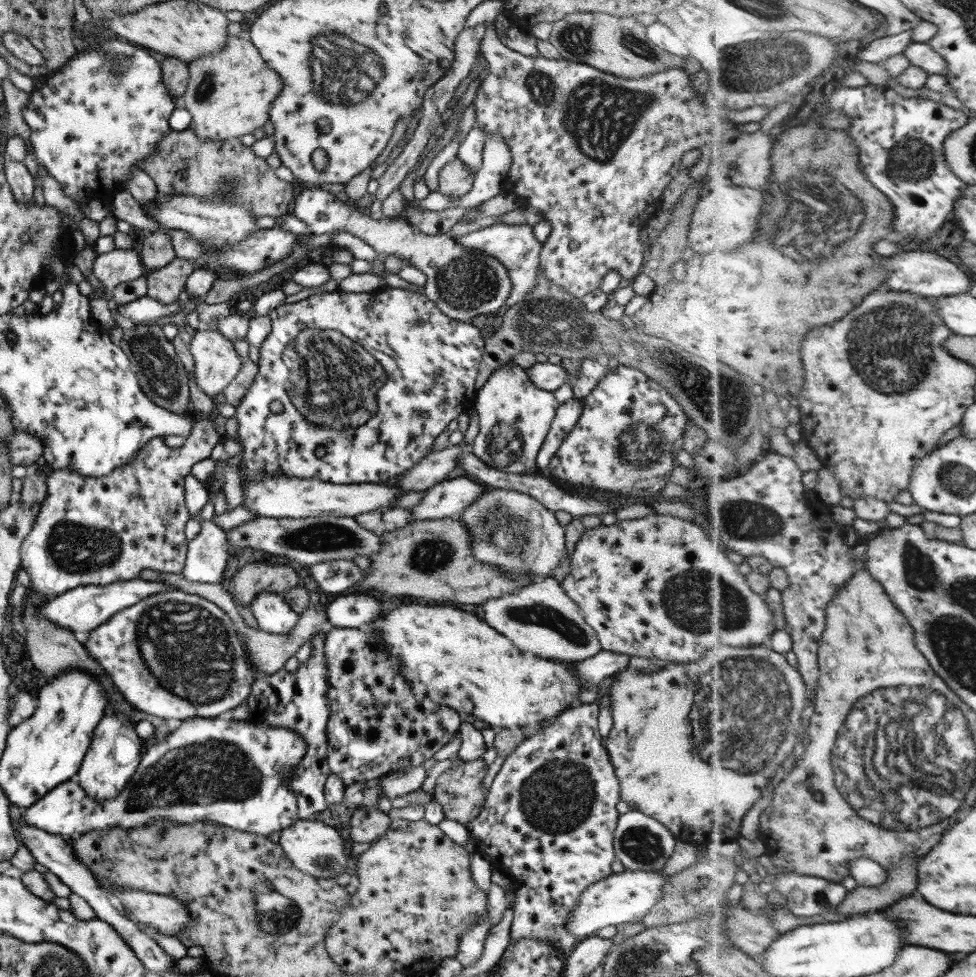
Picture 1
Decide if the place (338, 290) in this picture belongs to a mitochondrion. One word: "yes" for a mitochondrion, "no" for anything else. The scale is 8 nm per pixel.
no

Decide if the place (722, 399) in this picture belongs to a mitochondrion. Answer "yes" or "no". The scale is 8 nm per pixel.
yes

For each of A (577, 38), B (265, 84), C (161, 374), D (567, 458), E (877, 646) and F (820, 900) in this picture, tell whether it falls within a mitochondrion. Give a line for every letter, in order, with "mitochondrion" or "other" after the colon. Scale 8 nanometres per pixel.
A: mitochondrion
B: other
C: mitochondrion
D: other
E: other
F: mitochondrion

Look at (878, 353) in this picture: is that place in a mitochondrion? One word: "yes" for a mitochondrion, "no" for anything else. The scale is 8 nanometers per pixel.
yes

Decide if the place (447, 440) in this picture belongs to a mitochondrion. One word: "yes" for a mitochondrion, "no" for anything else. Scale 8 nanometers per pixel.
no

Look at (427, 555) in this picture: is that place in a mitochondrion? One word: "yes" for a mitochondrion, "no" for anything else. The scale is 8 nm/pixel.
yes

